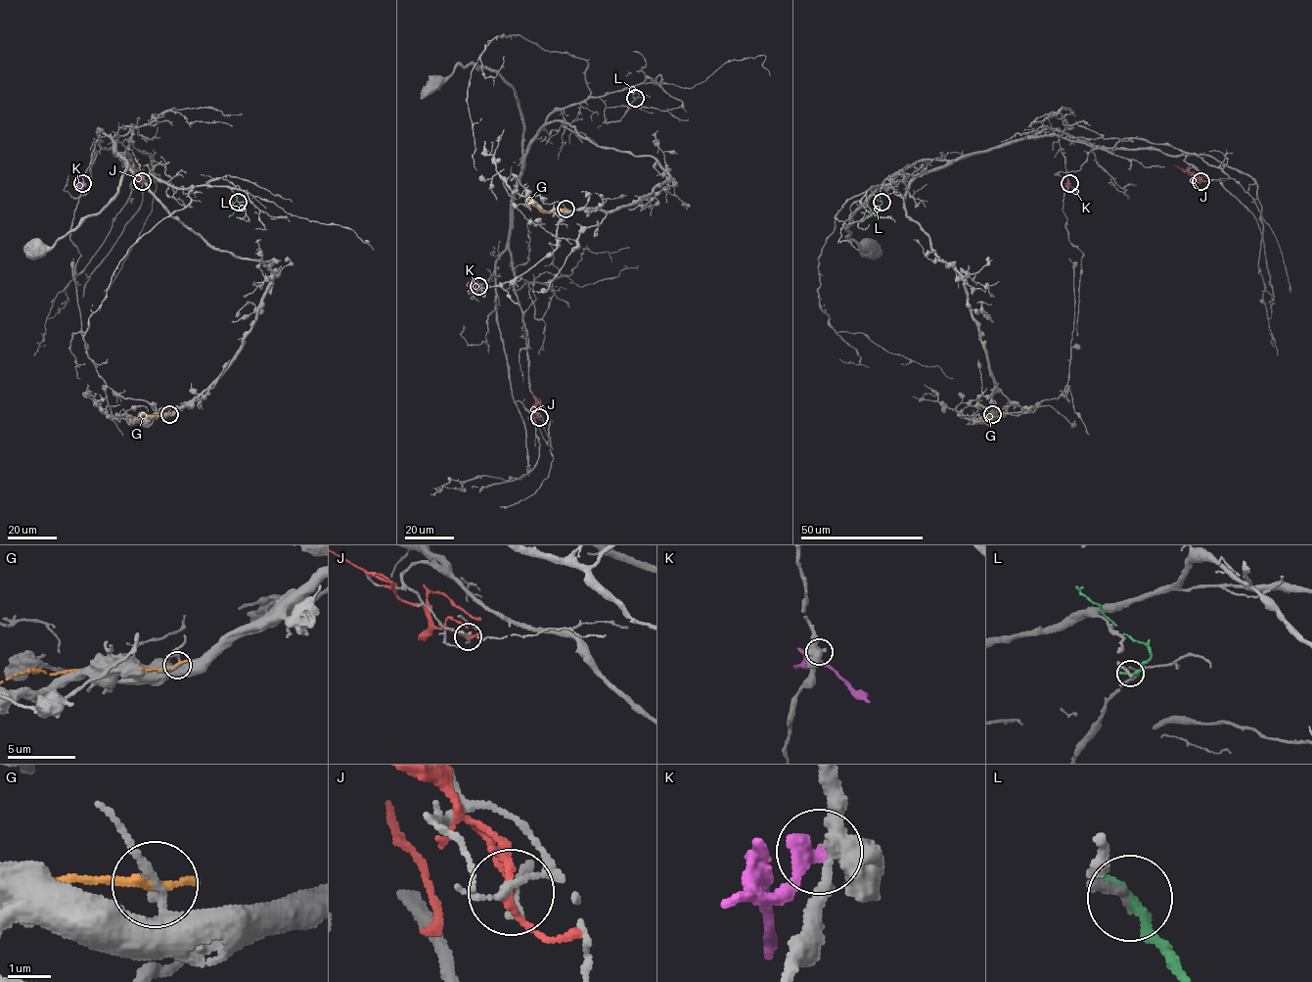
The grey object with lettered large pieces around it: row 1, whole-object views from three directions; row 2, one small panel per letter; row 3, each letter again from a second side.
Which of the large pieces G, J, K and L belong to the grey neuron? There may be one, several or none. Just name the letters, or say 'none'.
K

